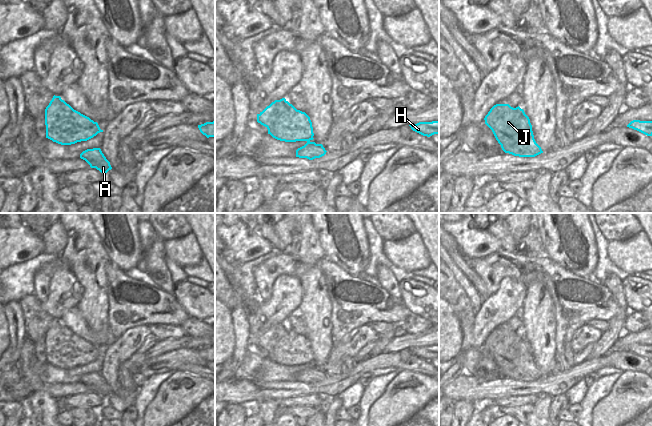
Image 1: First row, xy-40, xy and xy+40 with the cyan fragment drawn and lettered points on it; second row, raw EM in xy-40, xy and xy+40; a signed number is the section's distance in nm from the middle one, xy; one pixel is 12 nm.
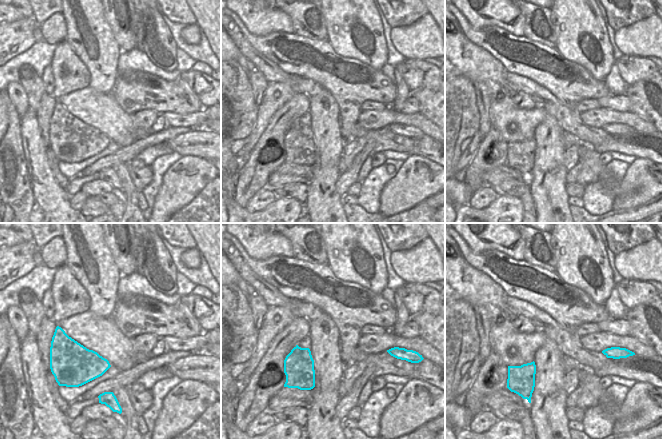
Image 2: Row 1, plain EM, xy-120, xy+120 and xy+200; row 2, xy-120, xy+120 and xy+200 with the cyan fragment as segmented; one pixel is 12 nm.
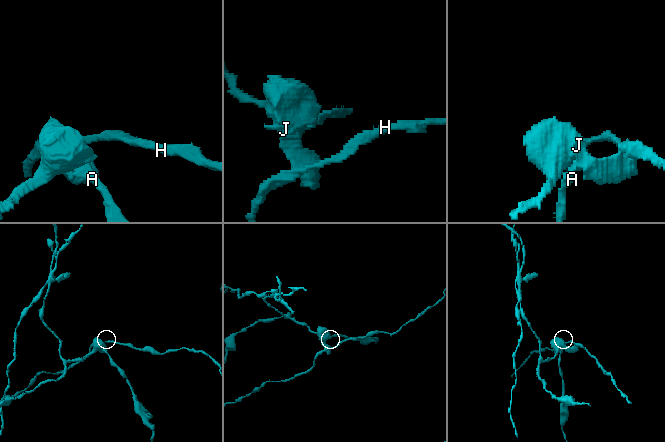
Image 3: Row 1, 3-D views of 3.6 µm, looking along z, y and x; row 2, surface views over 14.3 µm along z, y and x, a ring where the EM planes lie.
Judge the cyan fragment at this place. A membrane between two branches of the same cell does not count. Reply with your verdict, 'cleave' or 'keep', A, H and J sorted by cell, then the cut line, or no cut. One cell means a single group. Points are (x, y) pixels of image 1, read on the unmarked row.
cleave | A / H J | xy (315, 367), (309, 372), (304, 372), (297, 380)

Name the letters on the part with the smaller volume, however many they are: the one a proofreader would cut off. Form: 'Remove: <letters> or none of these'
Remove: A

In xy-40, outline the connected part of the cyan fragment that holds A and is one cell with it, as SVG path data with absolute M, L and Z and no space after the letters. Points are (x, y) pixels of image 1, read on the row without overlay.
M100 372L87 373L80 378L80 382L85 384L91 392L96 392L101 397L107 397L112 393Z

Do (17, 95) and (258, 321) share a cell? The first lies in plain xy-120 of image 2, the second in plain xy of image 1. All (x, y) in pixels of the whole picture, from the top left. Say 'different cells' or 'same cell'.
different cells

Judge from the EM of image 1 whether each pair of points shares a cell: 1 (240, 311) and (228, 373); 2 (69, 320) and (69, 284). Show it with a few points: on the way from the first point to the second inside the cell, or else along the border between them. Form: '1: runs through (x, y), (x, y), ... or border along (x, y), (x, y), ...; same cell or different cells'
1: runs through (240, 326), (240, 349), (237, 358); same cell
2: border along (76, 305), (71, 307), (59, 319); different cells

